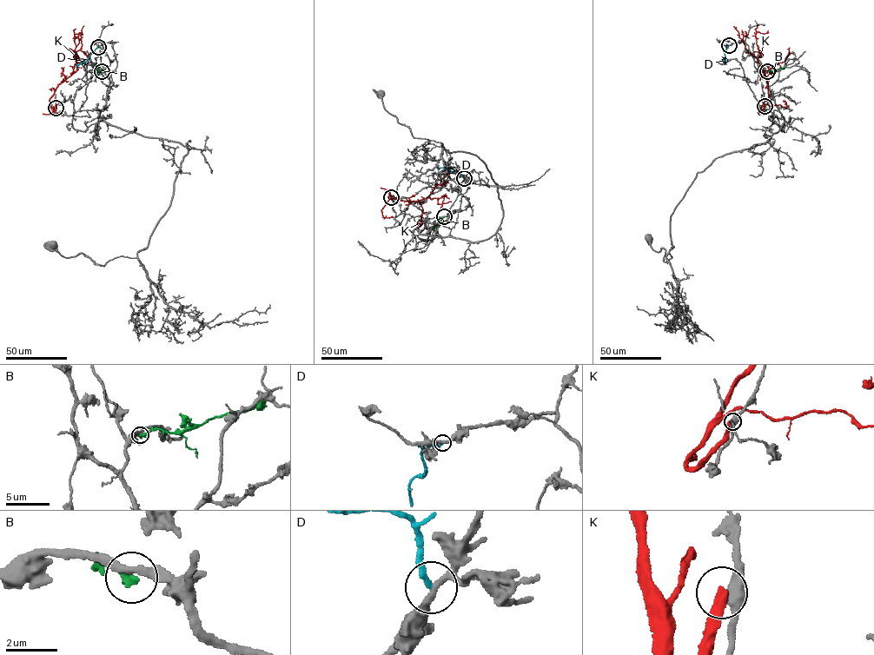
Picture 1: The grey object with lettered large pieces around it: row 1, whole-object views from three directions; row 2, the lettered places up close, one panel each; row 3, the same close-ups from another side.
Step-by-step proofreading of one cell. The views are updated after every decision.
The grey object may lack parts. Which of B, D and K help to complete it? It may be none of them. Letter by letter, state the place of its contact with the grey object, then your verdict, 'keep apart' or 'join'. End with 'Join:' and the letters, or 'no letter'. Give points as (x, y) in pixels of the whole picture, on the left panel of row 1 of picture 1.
B: contact (102, 71); keep apart
D: contact (98, 47); keep apart
K: contact (56, 108); keep apart
Join: no letter

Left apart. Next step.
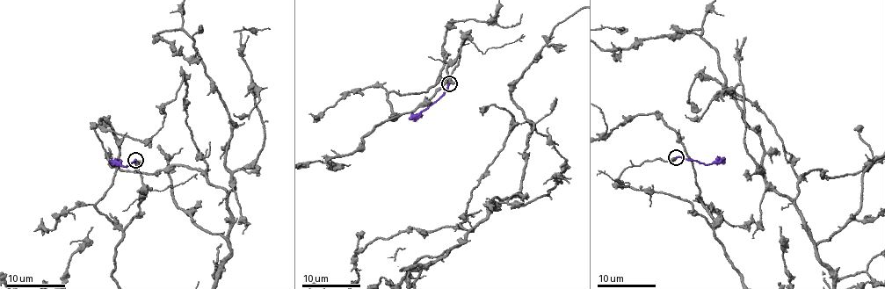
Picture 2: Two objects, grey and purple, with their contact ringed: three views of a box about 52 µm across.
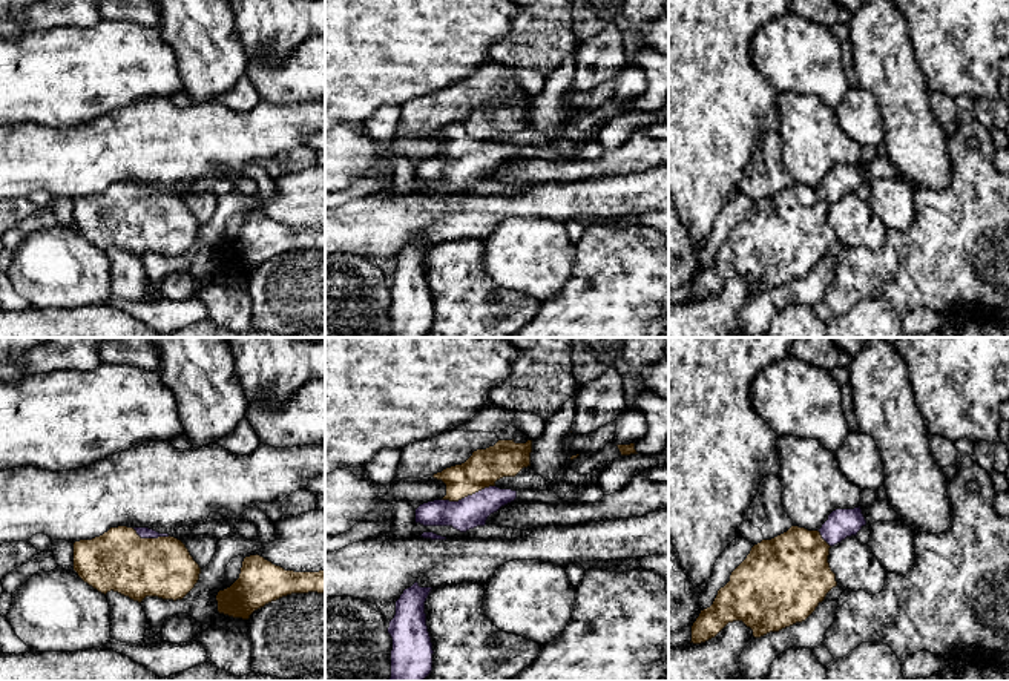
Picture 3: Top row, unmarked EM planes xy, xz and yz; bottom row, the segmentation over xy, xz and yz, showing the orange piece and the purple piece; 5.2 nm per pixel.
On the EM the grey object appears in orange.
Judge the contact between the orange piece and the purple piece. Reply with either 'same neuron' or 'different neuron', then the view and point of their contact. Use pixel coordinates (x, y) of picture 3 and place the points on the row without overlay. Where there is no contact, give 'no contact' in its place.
same neuron; contact xz (468, 151)

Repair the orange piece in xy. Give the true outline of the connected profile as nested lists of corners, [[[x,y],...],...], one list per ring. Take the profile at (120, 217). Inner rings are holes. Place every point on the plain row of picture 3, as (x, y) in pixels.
[[[127,183],[75,198],[74,227],[98,248],[113,247],[138,259],[146,253],[182,256],[201,230],[181,196]]]

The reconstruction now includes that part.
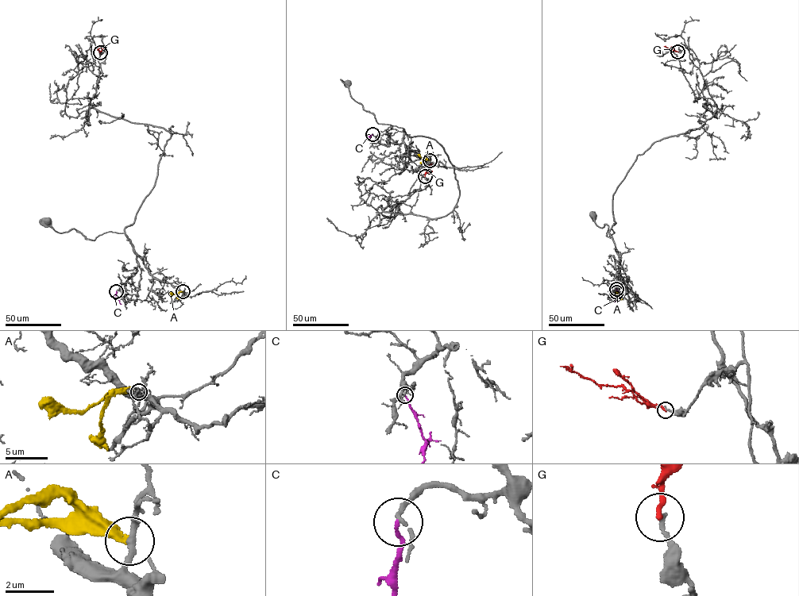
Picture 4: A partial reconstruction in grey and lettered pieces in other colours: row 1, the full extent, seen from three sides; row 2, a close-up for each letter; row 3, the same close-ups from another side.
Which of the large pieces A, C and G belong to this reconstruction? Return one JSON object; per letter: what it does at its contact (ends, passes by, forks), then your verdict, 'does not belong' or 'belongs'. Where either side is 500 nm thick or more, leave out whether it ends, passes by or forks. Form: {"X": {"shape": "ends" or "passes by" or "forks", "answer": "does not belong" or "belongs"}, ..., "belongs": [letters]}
{"A": {"shape": "ends", "answer": "does not belong"}, "C": {"shape": "ends", "answer": "does not belong"}, "G": {"shape": "ends", "answer": "does not belong"}, "belongs": []}

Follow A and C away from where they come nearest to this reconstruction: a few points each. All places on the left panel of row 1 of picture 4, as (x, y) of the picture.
A: (183, 292), (169, 293)
C: (116, 291), (116, 298), (121, 304)

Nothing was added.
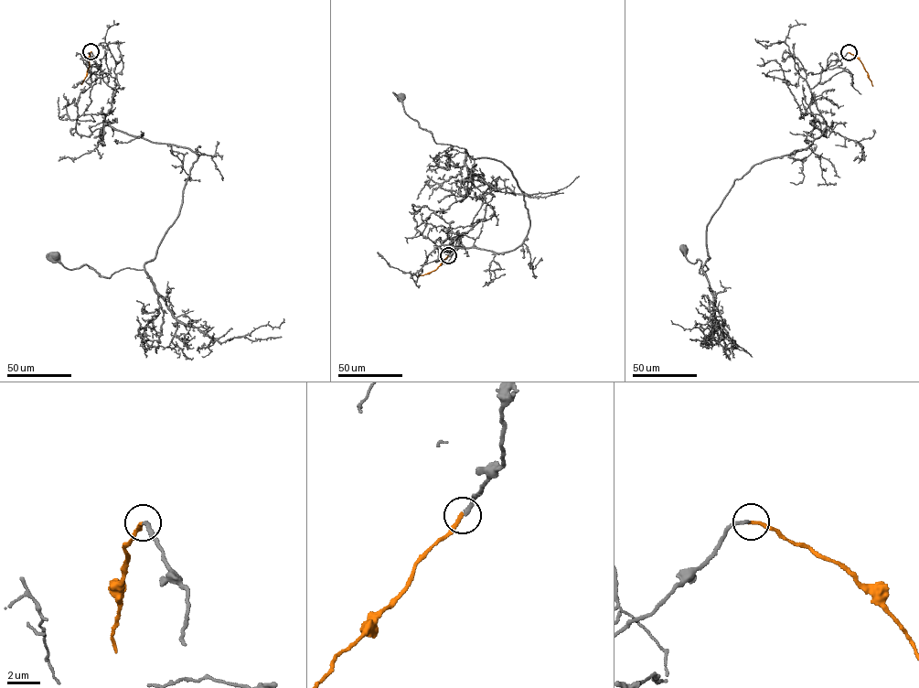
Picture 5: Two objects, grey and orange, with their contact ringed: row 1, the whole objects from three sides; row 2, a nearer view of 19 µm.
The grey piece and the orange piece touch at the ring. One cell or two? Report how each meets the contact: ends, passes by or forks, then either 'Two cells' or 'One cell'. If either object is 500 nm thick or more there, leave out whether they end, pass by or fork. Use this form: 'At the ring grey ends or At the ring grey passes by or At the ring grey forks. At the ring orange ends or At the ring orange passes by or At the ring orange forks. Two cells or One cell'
At the ring grey ends. At the ring orange ends. One cell

